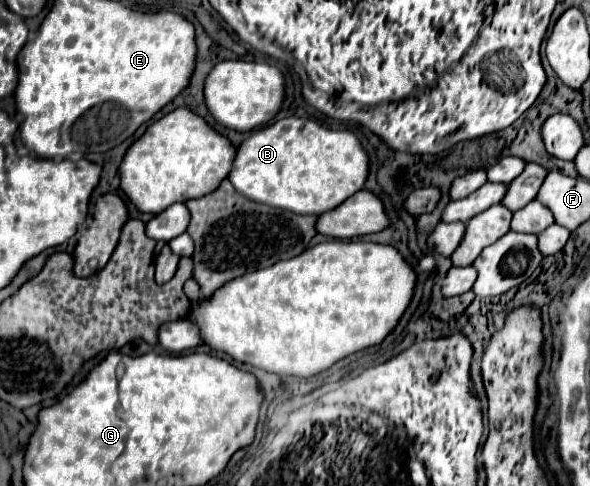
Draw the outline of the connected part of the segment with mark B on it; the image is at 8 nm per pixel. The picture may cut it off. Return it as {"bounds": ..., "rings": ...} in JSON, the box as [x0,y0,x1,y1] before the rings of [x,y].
{"bounds":[229,118,369,214],"rings":[[[283,118],[267,128],[255,130],[239,148],[233,168],[229,172],[229,180],[233,186],[255,202],[263,202],[275,208],[285,208],[297,214],[323,214],[329,212],[345,198],[353,196],[355,192],[363,190],[365,180],[369,174],[369,156],[361,146],[361,140],[349,130],[329,130],[313,120],[307,118]]]}

